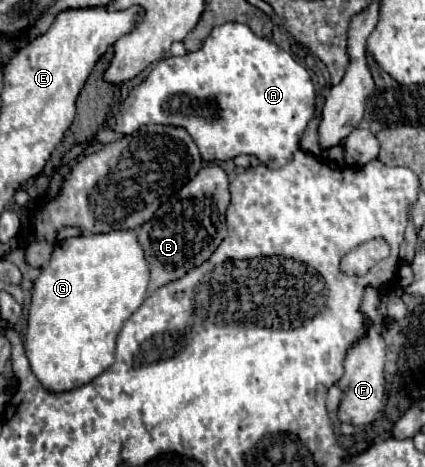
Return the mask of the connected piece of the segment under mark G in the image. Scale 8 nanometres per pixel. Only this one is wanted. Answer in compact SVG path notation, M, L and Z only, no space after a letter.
M135 229L97 235L87 233L55 245L51 261L45 269L41 269L31 289L31 307L25 335L25 353L35 377L43 383L43 387L49 391L69 391L101 375L113 363L115 337L119 335L123 323L141 307L145 299L147 283L149 263Z

